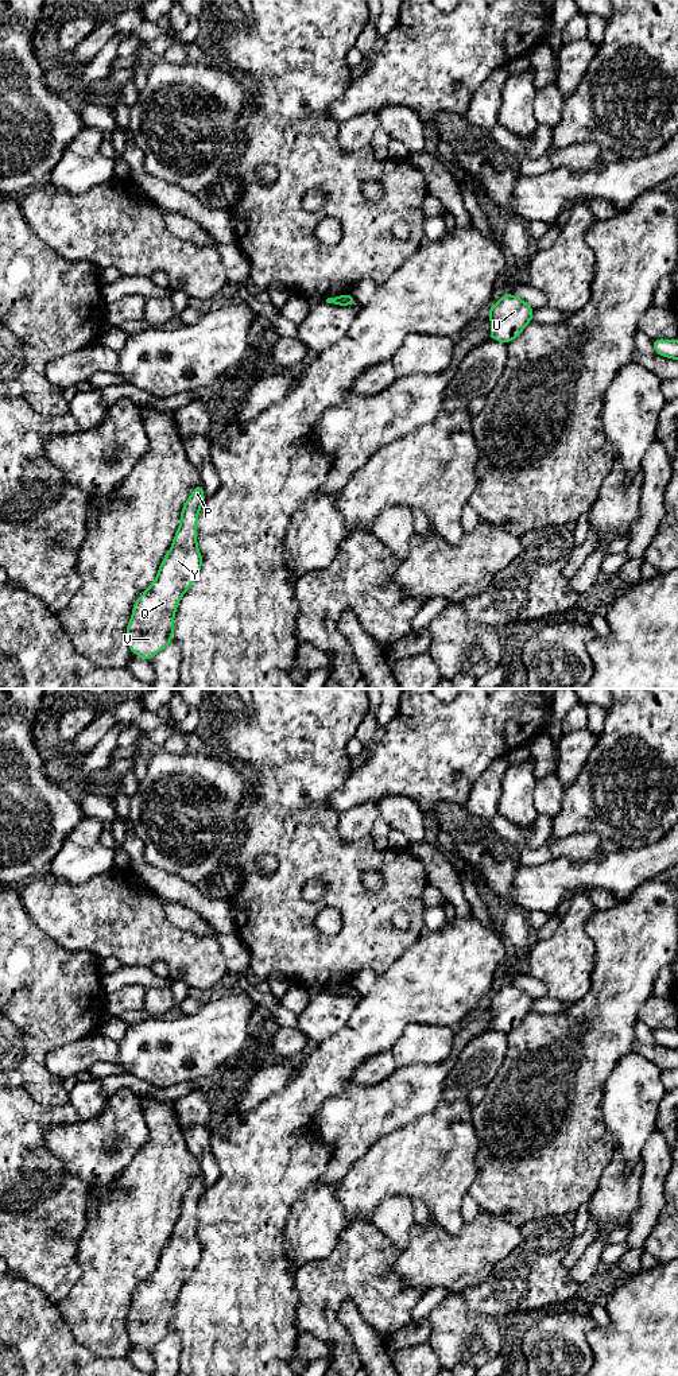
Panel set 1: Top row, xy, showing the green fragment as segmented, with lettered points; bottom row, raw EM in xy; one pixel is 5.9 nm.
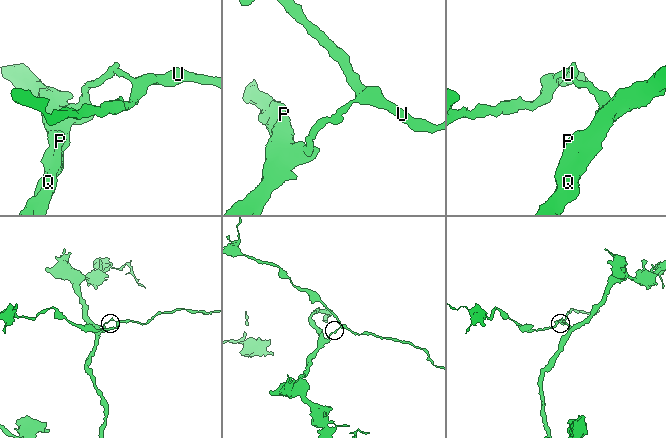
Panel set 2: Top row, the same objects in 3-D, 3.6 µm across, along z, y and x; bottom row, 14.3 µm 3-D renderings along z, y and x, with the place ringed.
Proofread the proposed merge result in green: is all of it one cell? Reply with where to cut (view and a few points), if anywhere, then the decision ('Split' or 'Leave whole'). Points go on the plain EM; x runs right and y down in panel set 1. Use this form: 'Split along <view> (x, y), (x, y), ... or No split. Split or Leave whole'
Split along xy (349, 984), (341, 993). Split

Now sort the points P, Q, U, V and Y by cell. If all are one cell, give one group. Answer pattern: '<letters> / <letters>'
P Q V Y / U

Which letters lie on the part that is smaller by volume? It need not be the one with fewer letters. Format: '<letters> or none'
U

